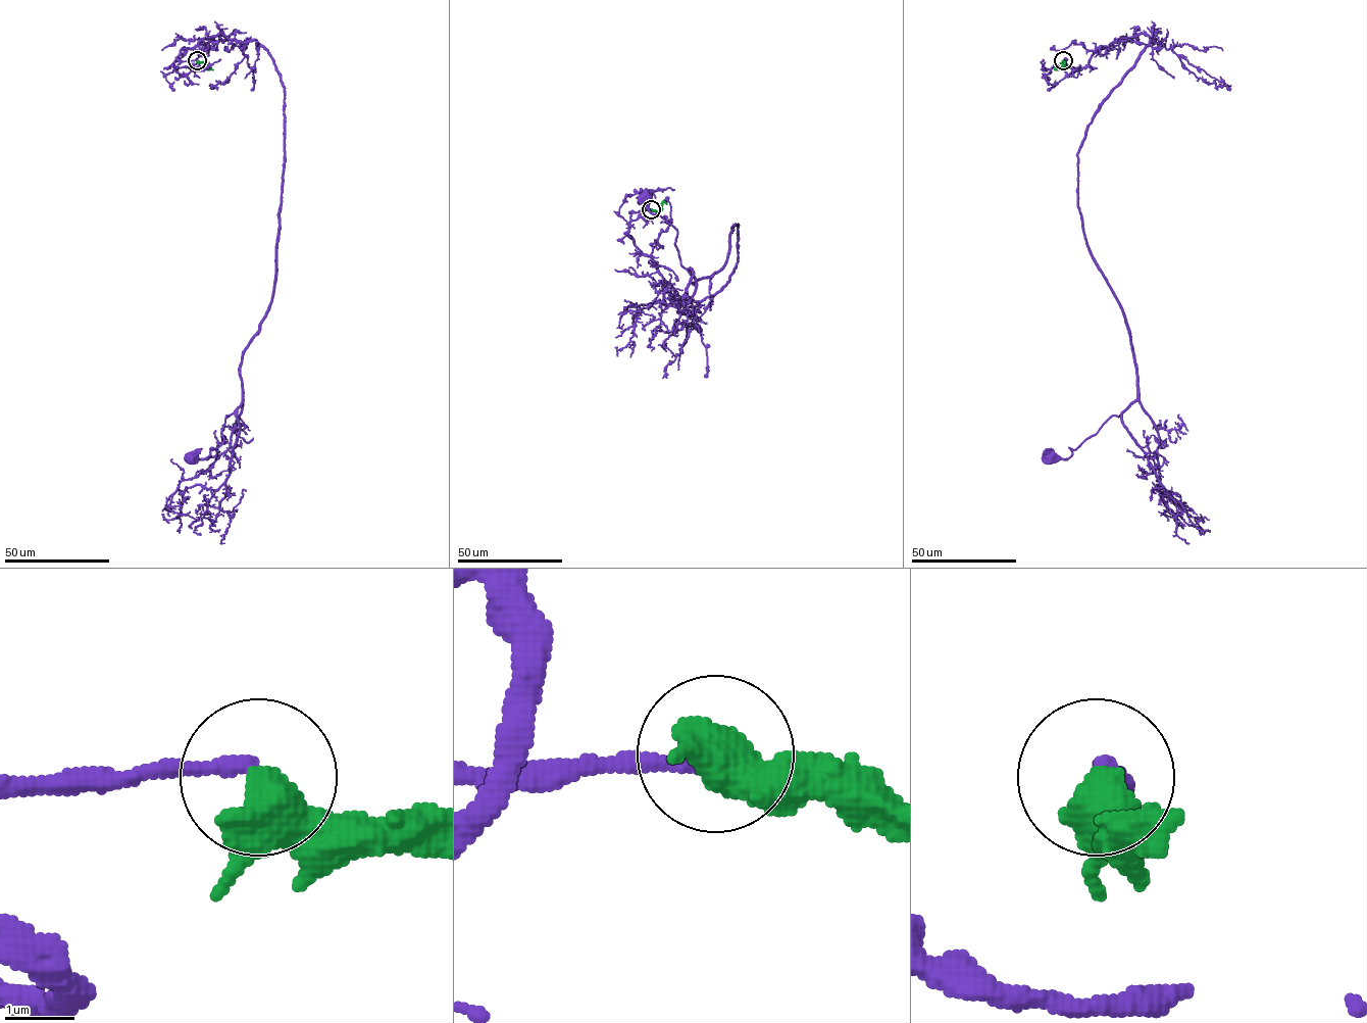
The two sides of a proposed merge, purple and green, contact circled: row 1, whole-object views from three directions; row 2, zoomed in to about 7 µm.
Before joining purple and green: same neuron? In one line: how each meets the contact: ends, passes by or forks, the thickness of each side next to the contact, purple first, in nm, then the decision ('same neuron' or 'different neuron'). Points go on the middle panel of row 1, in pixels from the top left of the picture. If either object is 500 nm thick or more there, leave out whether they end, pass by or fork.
purple ends; green passes by; calibres 240 and 480 nm; same neuron

